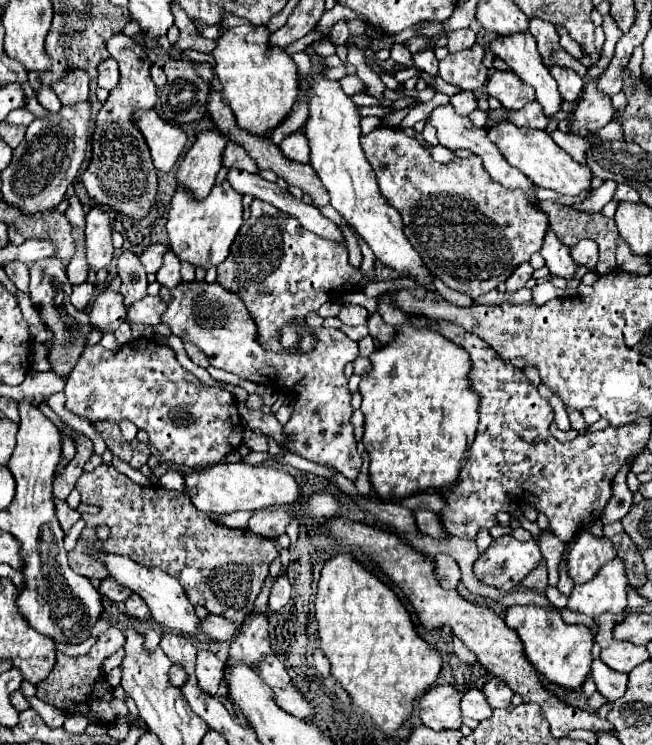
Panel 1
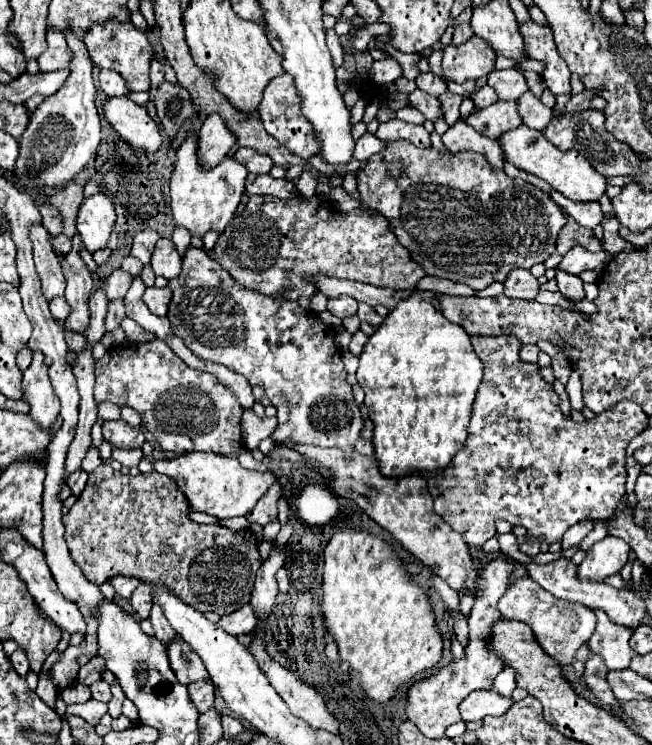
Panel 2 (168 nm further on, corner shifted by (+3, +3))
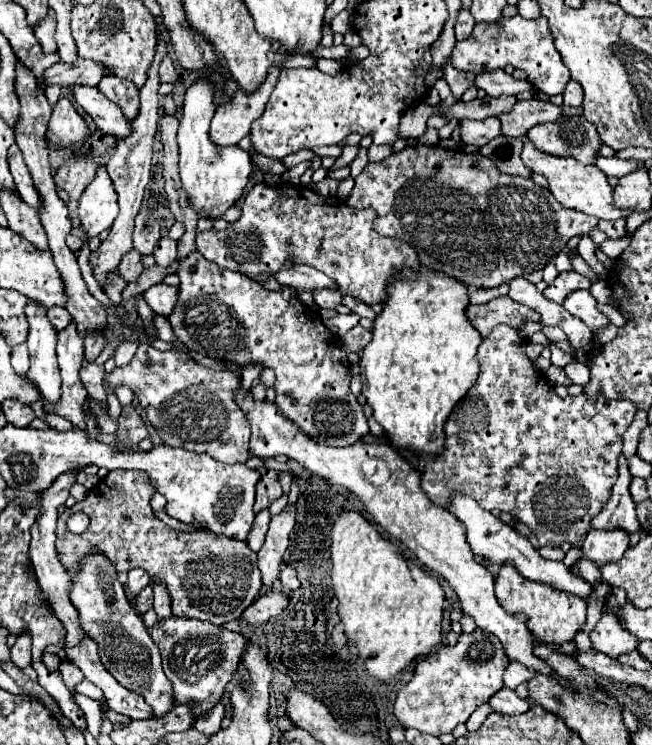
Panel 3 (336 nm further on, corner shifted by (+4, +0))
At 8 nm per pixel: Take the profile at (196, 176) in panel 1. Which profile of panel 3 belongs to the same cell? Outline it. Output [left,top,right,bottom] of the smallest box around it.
[209,69,279,147]

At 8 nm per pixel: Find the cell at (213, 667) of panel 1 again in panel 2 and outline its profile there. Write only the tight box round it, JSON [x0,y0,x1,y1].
[188,680,214,714]

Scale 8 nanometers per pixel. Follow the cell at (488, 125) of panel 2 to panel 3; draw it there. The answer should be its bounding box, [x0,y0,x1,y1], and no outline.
[459,117,501,147]

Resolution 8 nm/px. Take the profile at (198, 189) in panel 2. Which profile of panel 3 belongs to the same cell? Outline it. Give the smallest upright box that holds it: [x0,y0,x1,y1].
[179,79,251,217]

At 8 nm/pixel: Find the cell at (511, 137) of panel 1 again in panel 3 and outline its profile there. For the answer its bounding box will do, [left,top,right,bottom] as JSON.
[521,137,627,219]

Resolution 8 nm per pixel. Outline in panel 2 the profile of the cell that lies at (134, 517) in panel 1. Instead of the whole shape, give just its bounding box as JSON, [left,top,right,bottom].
[62,464,262,616]

